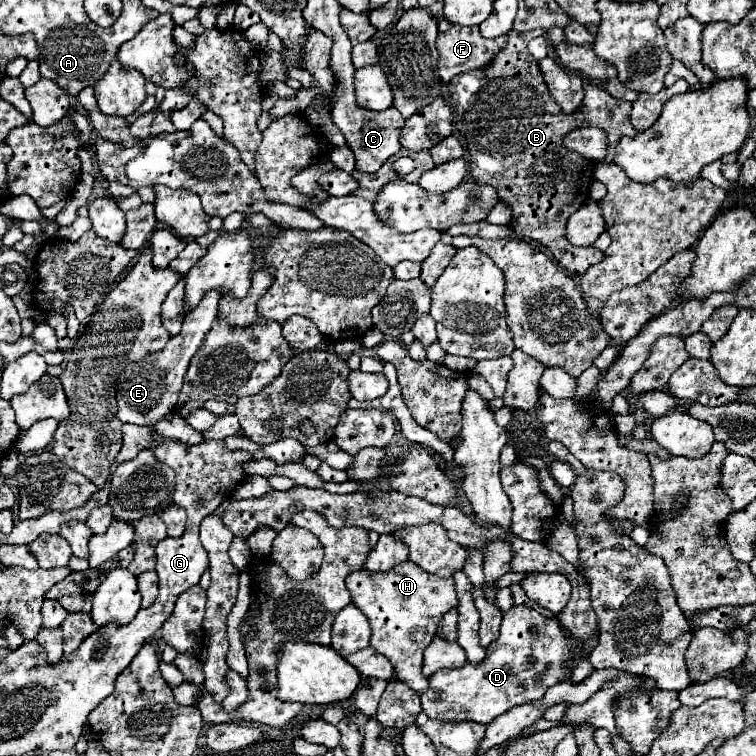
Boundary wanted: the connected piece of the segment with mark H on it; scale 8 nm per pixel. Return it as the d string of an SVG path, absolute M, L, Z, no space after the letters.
M401 562L389 572L363 572L365 574L349 574L347 588L353 604L369 618L371 646L389 658L397 680L413 688L417 694L423 694L423 690L427 690L427 678L421 674L423 650L435 638L441 616L457 606L455 580L435 578L435 574L427 574L413 562Z

